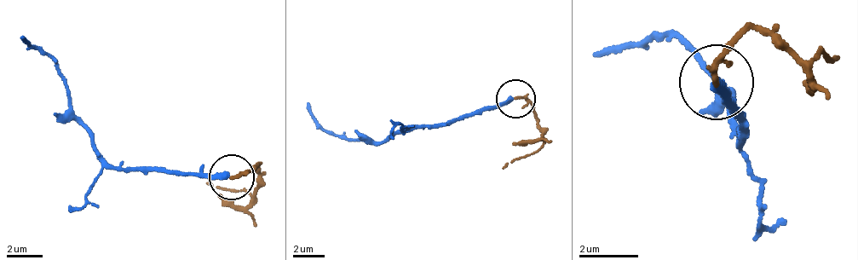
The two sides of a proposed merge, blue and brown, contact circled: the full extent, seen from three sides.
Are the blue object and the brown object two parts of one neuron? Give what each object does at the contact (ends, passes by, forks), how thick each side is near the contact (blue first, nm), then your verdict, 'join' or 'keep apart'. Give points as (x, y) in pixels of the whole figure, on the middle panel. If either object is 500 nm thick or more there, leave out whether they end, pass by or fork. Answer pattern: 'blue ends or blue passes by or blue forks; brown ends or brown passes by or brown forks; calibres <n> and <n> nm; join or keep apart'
blue ends; brown passes by; calibres 280 and 130 nm; keep apart

